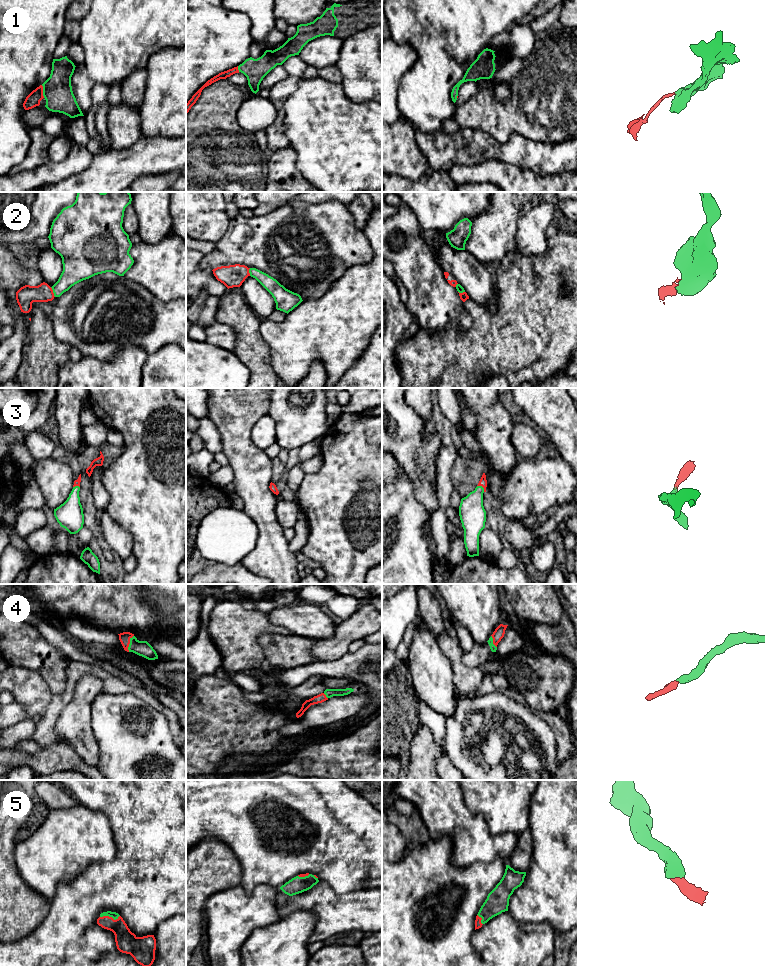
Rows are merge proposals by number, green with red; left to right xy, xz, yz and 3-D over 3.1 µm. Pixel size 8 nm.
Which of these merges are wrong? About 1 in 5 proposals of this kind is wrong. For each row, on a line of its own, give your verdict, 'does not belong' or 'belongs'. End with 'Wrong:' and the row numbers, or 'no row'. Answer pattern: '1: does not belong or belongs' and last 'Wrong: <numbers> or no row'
1: belongs
2: does not belong
3: belongs
4: belongs
5: belongs
Wrong: 2

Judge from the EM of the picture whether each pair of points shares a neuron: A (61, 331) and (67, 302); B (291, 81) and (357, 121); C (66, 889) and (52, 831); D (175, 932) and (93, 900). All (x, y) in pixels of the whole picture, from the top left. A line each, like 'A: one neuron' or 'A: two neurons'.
A: one neuron
B: two neurons
C: two neurons
D: two neurons

